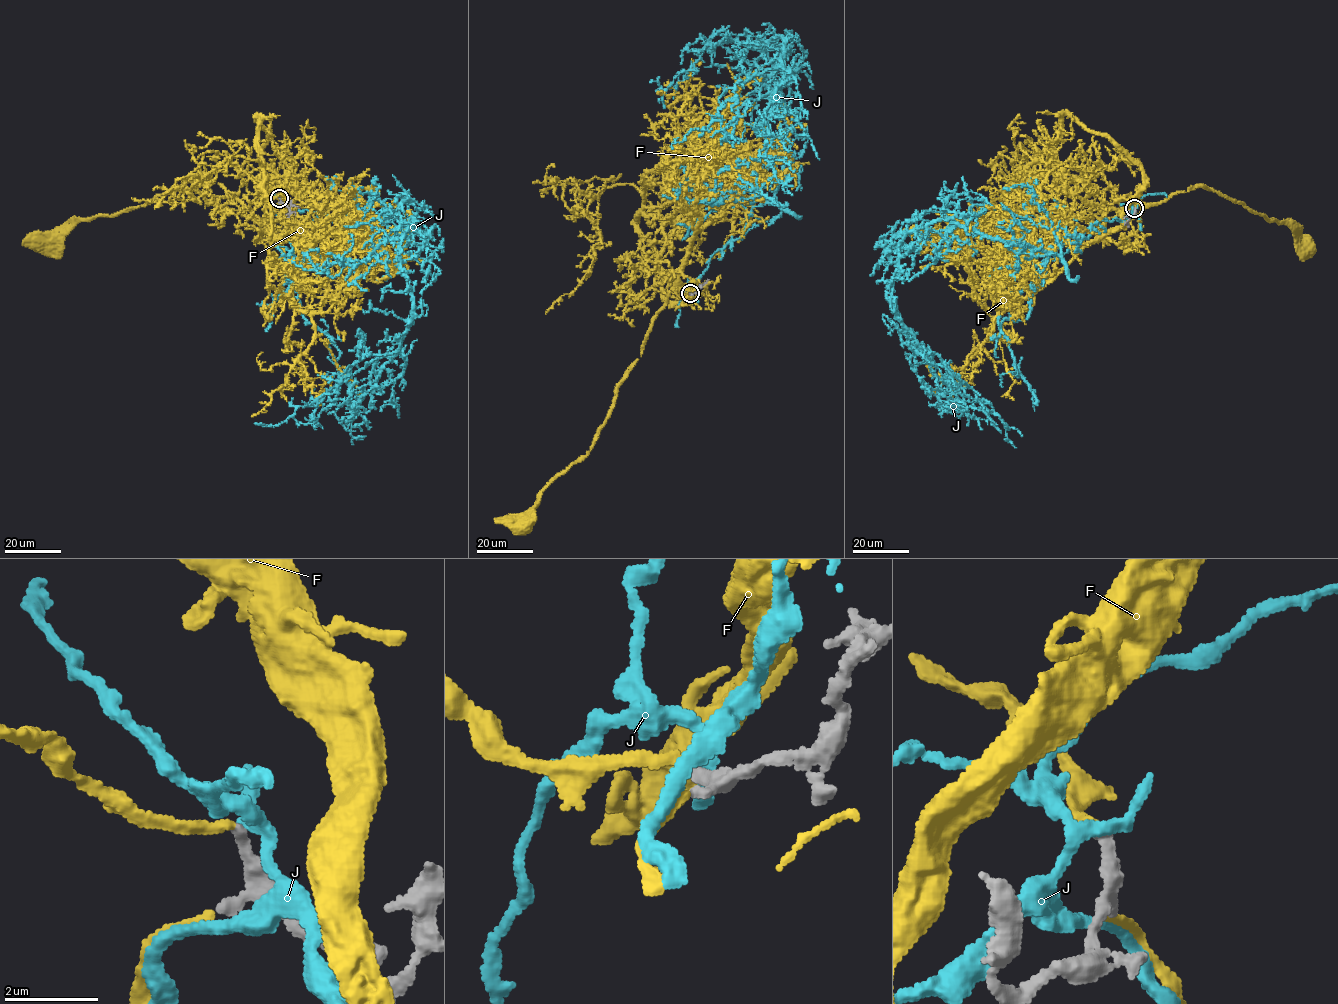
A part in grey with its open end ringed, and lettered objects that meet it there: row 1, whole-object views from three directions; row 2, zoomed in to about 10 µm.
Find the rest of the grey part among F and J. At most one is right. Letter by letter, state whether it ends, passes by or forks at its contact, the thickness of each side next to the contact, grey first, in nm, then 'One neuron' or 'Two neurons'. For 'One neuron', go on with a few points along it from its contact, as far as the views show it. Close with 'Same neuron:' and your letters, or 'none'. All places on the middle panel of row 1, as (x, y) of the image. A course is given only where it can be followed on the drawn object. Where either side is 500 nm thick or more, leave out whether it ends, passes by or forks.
F: It ends there. Thickness 240 nm (grey) against 240 nm. One neuron. Its course: (690, 293), (655, 269), (655, 289), (667, 298), (642, 354), (593, 446), (553, 478), (525, 524)
J: It forks there. Thickness 280 nm (grey) against 240 nm. Two neurons
Same neuron: F

